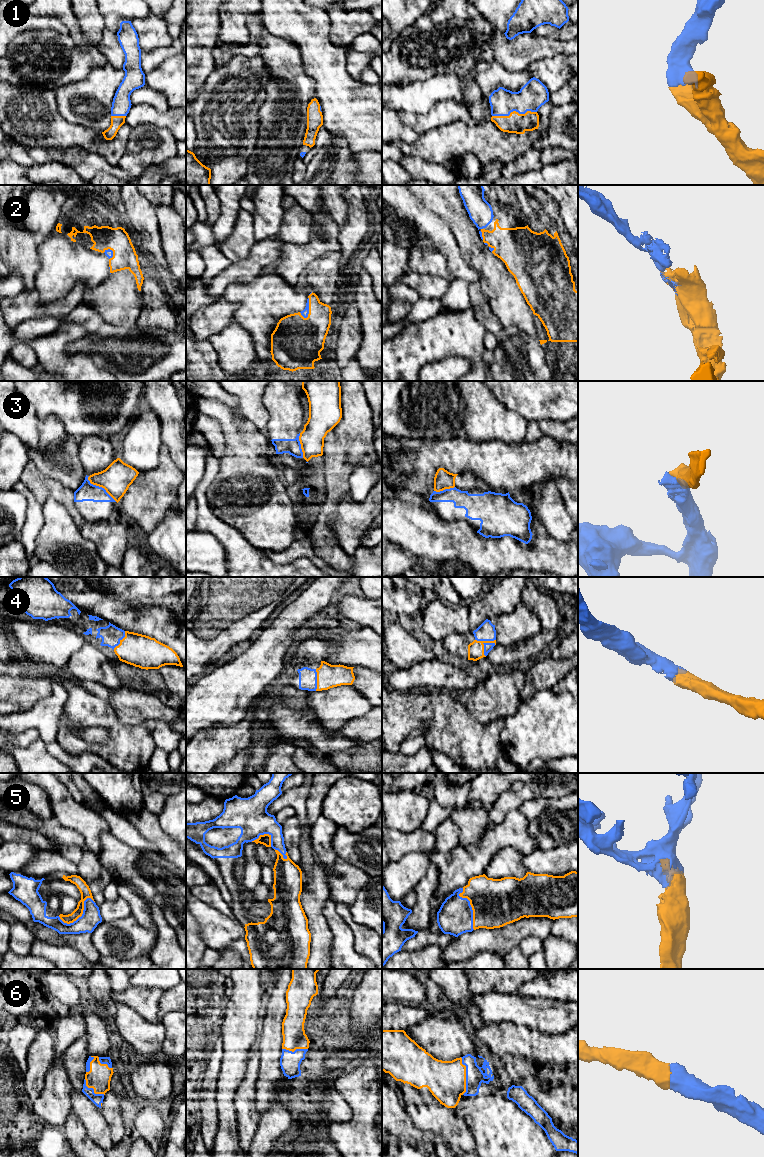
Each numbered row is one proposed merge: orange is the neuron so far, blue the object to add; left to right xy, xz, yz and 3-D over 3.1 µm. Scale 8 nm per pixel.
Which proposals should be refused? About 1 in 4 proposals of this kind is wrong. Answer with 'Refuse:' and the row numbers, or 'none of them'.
Refuse: 3

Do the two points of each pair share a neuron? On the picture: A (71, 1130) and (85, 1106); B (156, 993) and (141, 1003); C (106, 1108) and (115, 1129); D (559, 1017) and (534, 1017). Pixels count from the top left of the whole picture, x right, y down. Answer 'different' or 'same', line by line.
A: different
B: same
C: same
D: same

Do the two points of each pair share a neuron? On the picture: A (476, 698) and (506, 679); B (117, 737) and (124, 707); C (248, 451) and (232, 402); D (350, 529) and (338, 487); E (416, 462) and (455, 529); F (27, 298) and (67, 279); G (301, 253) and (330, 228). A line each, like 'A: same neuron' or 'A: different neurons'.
A: same neuron
B: different neurons
C: different neurons
D: different neurons
E: different neurons
F: different neurons
G: same neuron

